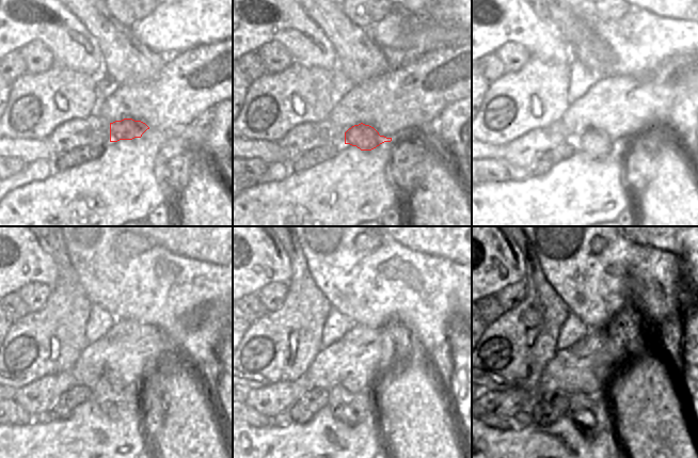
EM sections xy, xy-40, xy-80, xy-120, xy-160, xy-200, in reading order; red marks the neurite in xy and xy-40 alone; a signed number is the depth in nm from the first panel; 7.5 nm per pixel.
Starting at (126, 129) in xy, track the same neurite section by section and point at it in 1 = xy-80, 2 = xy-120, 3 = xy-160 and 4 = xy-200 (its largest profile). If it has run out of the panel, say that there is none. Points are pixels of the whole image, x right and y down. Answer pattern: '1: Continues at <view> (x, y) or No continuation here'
1: Continues at xy-80 (597, 143)
2: Continues at xy-120 (109, 389)
3: Continues at xy-160 (361, 403)
4: Continues at xy-200 (597, 404).

